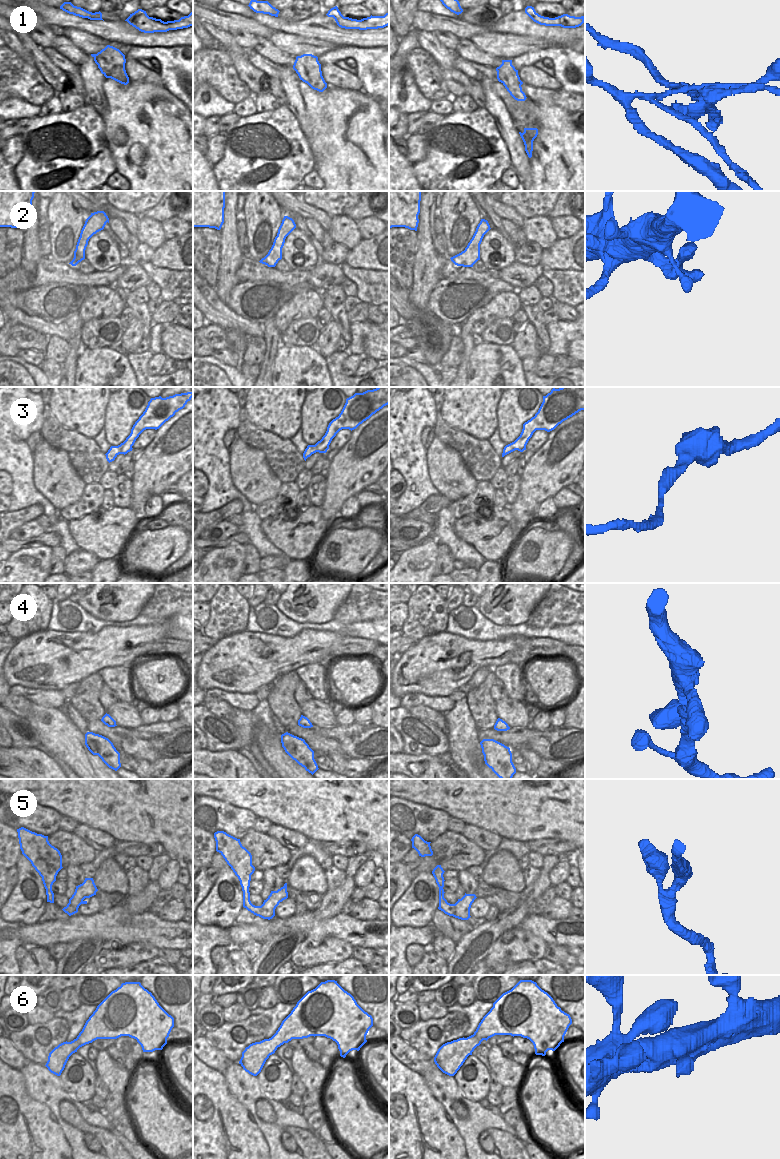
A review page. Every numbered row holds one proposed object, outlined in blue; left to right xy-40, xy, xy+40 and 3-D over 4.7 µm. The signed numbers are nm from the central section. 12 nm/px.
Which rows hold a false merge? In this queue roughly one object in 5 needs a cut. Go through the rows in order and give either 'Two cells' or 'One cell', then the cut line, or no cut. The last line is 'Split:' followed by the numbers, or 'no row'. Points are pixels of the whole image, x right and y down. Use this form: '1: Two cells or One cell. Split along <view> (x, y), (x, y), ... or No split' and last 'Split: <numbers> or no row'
1: Two cells. Split along xy (319, 63), (314, 64), (310, 69), (298, 75)
2: One cell. No split
3: One cell. No split
4: One cell. No split
5: One cell. No split
6: One cell. No split
Split: 1

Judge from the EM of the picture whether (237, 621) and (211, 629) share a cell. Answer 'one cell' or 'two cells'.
one cell

